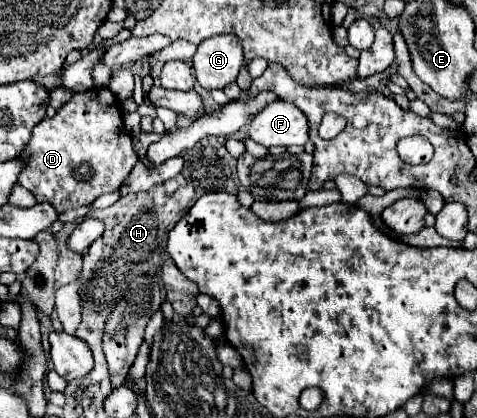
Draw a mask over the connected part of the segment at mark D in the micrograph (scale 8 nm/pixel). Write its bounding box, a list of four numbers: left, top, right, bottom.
[18,87,138,213]

